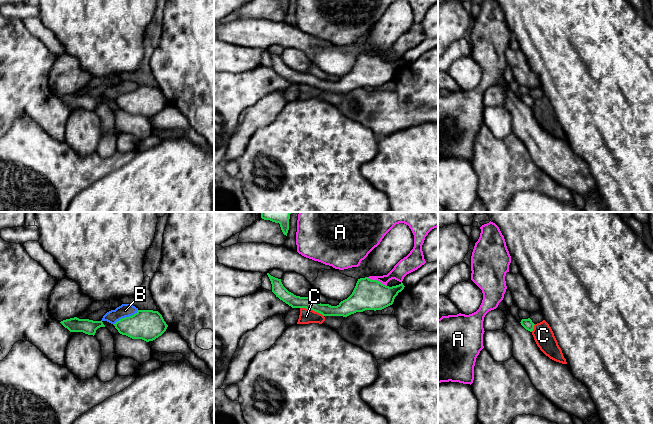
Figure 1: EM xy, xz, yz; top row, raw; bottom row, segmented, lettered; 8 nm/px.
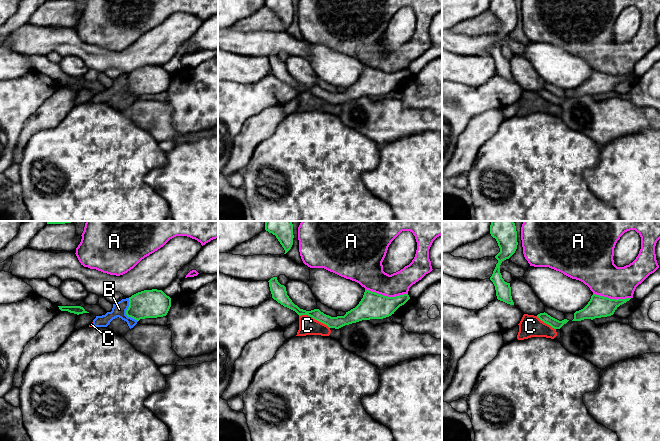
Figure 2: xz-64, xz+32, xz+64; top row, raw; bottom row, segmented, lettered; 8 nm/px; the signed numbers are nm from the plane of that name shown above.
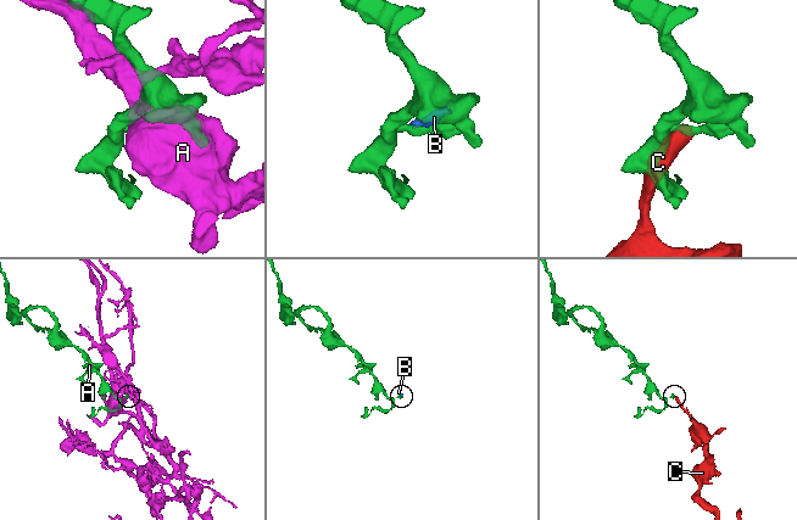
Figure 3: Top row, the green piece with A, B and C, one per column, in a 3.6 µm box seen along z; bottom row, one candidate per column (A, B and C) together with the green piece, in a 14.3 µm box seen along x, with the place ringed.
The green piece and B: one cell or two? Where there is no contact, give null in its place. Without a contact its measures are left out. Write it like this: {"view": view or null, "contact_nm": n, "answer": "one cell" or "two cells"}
{"view": "xy", "contact_nm": 240, "answer": "two cells"}

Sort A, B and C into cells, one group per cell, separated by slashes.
A / B C

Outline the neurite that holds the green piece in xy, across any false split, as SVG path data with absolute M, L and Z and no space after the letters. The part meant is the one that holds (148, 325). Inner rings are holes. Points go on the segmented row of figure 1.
M138 310L134 315L122 318L113 325L120 334L146 342L161 336L168 327L162 315L153 310Z

